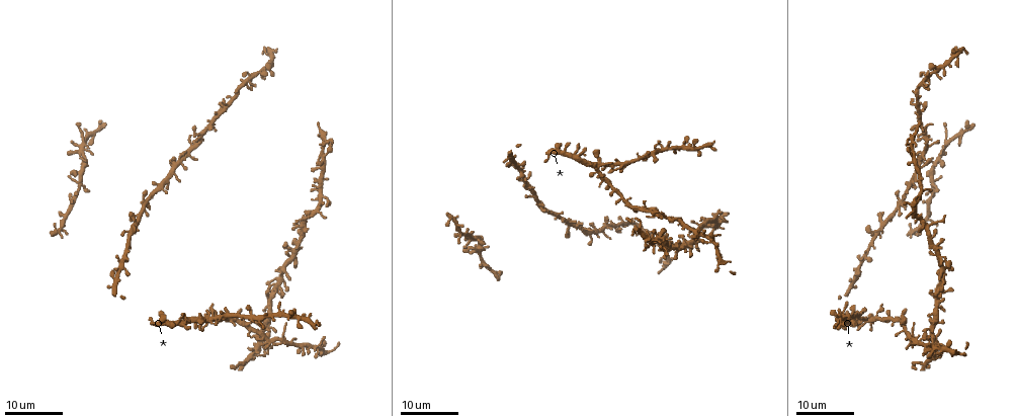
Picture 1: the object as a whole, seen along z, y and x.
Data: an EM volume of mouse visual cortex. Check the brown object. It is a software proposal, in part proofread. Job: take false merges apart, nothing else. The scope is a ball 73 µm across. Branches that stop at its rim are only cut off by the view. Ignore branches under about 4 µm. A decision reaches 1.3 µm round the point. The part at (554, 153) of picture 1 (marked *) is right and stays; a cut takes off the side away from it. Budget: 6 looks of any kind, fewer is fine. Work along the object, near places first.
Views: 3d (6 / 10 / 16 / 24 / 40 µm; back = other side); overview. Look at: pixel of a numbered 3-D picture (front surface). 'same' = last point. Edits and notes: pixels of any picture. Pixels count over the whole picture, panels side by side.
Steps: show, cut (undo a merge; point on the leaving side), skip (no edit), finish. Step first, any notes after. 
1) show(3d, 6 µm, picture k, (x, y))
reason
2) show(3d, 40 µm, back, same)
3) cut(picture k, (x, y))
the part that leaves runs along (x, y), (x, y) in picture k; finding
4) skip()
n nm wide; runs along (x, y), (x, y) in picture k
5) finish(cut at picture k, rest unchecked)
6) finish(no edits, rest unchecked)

show(3d, 24 µm, picture 1, (933, 334))
looks like a crossing

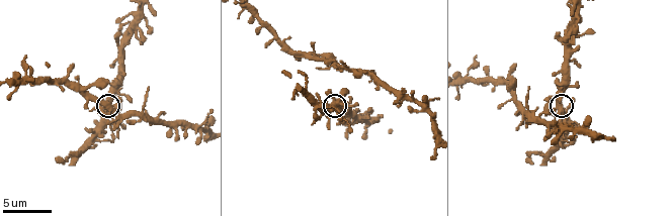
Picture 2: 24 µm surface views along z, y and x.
show(3d, 10 µm, picture 2, (563, 111))

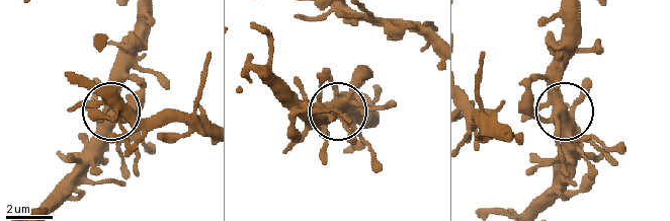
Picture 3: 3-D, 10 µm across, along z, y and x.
skip()
440 nm wide; all the same neuron

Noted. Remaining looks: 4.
show(3d, 16 µm, picture 1, (77, 187))
four arms meet

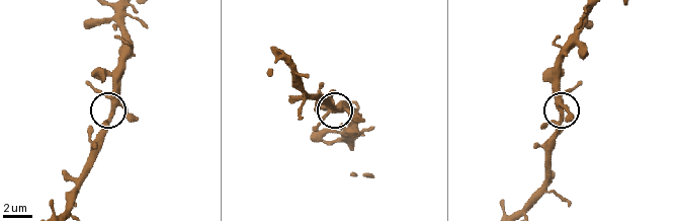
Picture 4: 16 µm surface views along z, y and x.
show(3d, 6 µm, picture 4, (561, 109))

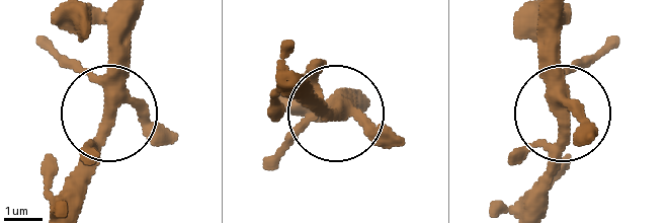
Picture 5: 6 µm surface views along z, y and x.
skip()
all the same neuron

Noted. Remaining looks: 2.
finish(no edits, rest unchecked)

